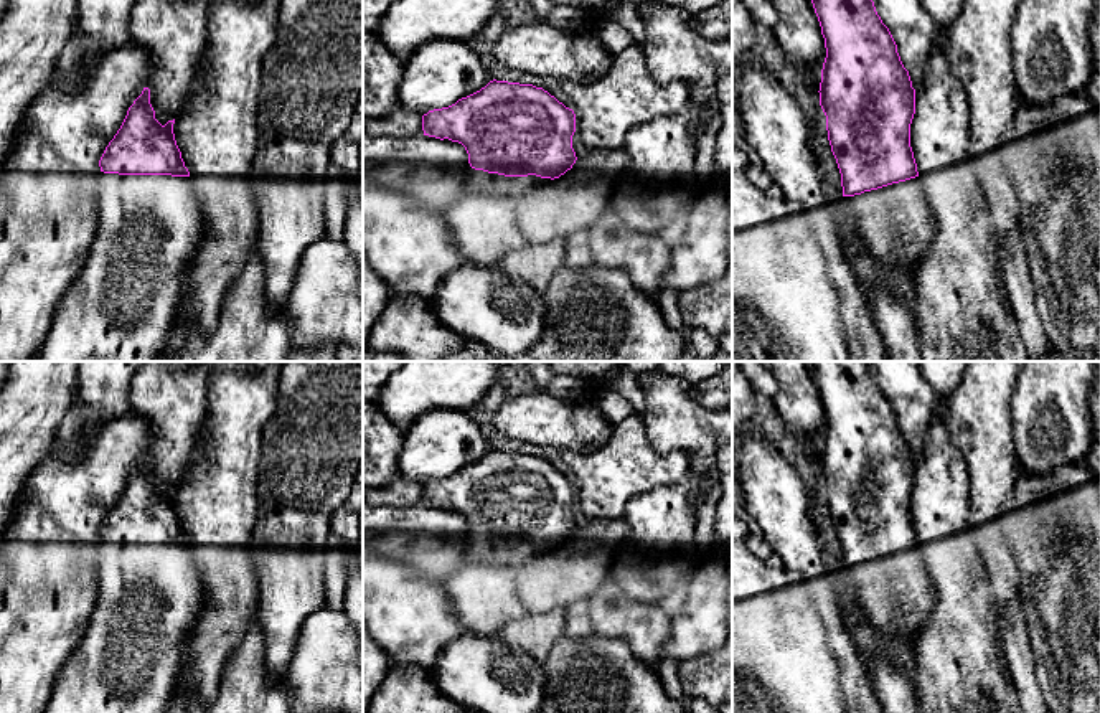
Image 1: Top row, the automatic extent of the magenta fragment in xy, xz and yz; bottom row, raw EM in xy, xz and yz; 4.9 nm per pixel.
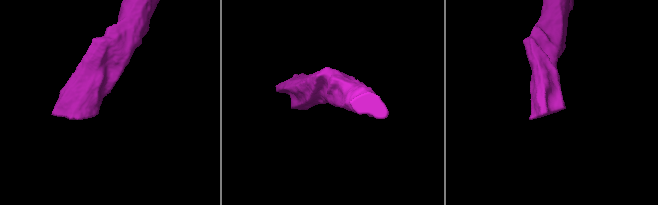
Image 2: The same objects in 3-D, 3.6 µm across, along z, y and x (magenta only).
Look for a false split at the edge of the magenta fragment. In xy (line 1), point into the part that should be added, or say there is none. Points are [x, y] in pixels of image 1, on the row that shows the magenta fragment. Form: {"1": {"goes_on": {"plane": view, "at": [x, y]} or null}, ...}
{"1": {"goes_on": {"plane": "xy", "at": [121, 307]}}}

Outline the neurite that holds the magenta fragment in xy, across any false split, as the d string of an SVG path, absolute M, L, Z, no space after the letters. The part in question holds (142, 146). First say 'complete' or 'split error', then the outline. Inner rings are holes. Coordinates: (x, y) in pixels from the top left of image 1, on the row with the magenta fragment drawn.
split error | M143 87L99 160L99 228L87 261L59 299L48 337L33 361L158 361L165 352L181 304L185 267L204 238L203 213L173 124L175 119L165 125L155 119L150 89Z

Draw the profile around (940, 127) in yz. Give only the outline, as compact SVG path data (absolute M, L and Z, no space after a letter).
M940 28L924 86L915 94L910 147L937 223L910 284L922 361L1031 361L1001 281L990 206L970 153L970 104L950 71L948 28Z

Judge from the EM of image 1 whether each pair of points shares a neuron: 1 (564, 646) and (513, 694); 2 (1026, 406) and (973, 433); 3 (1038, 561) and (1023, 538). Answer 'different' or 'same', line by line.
1: different
2: different
3: same

